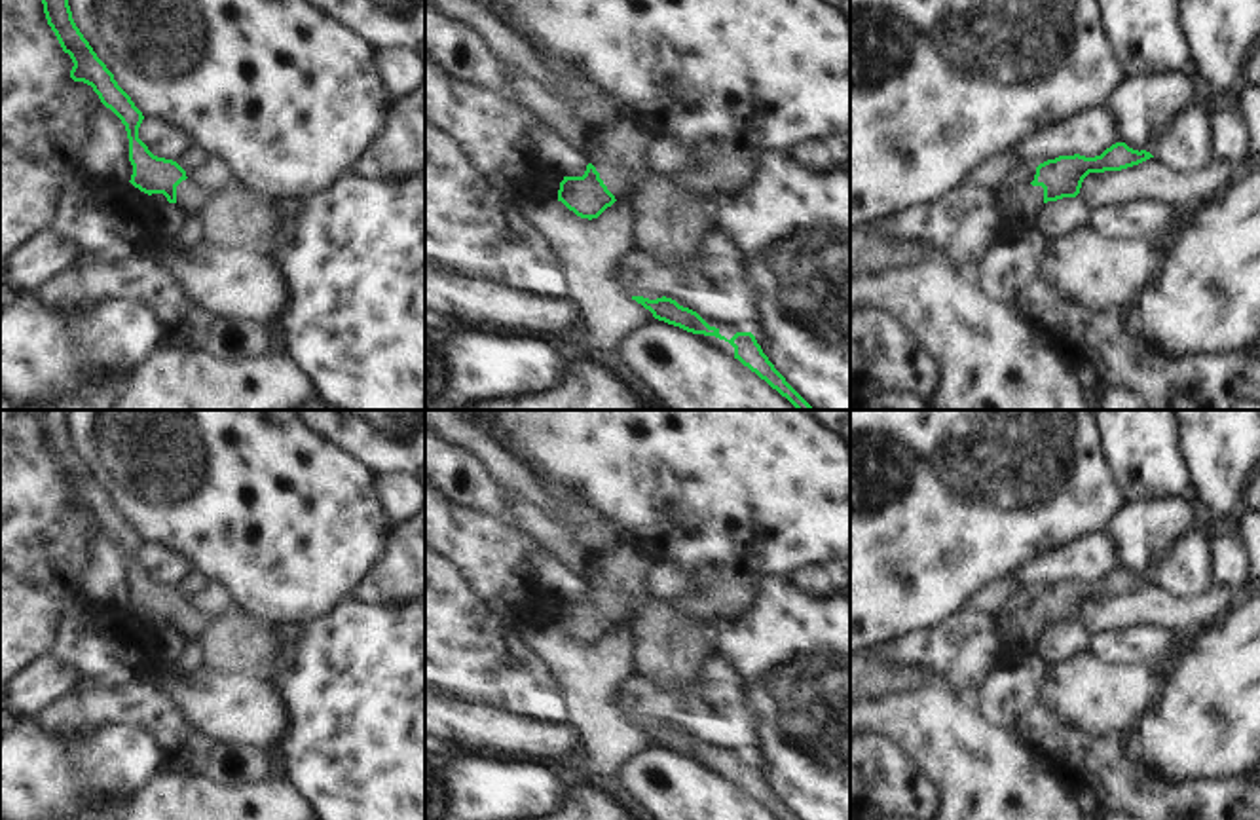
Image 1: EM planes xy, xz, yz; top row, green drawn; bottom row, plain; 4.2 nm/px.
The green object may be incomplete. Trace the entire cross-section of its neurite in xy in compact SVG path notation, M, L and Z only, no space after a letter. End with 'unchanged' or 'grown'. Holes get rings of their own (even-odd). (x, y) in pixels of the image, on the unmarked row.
M42 410L40 419L47 450L74 488L70 503L91 511L101 528L125 550L133 590L129 607L148 621L163 619L169 628L182 630L195 645L201 645L216 617L188 604L176 587L154 581L139 564L144 541L76 452L68 431L68 410Z; grown

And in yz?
M1116 568L1101 581L1080 579L1059 581L1036 592L1034 606L1027 611L998 613L994 619L1015 651L1015 657L1038 649L1042 630L1063 623L1076 623L1089 598L1121 596L1154 583L1146 575L1133 575L1125 568Z; grown

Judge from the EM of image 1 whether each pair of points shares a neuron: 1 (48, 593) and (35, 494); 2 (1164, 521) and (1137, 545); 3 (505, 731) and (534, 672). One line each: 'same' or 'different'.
1: same
2: same
3: different

